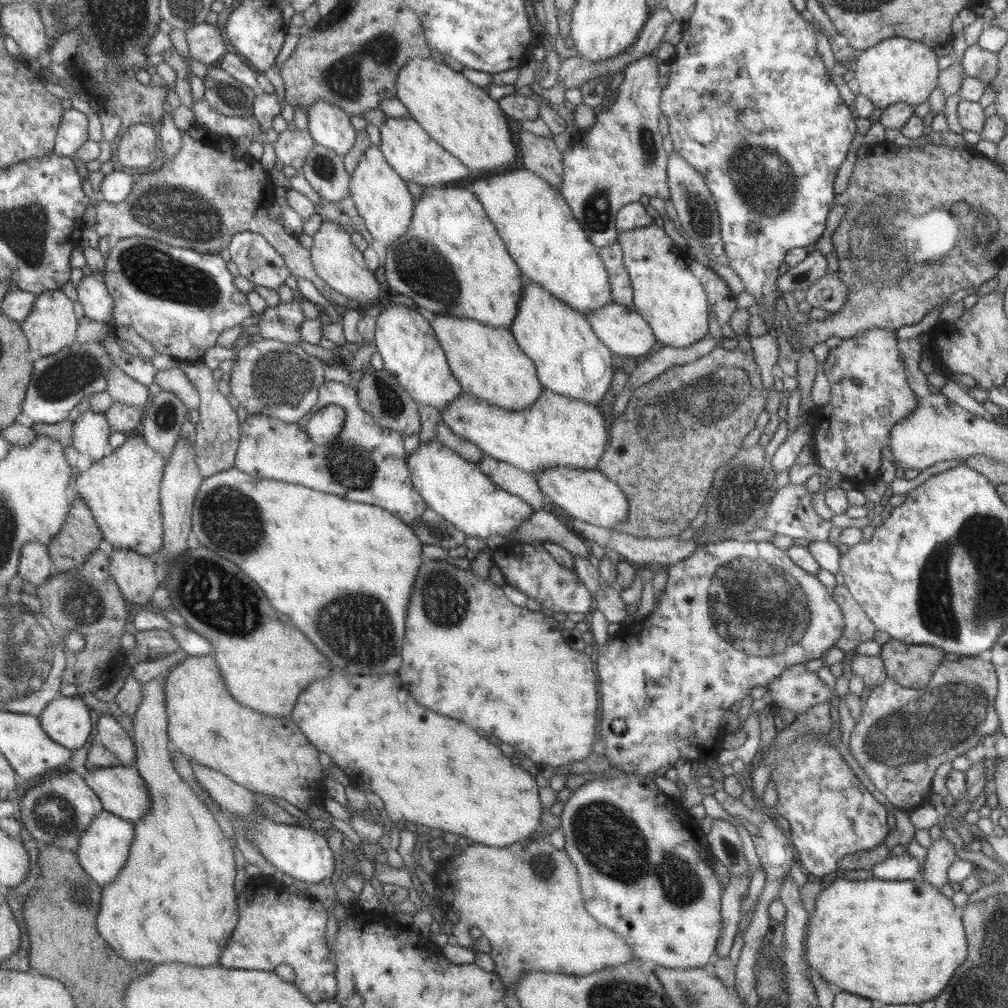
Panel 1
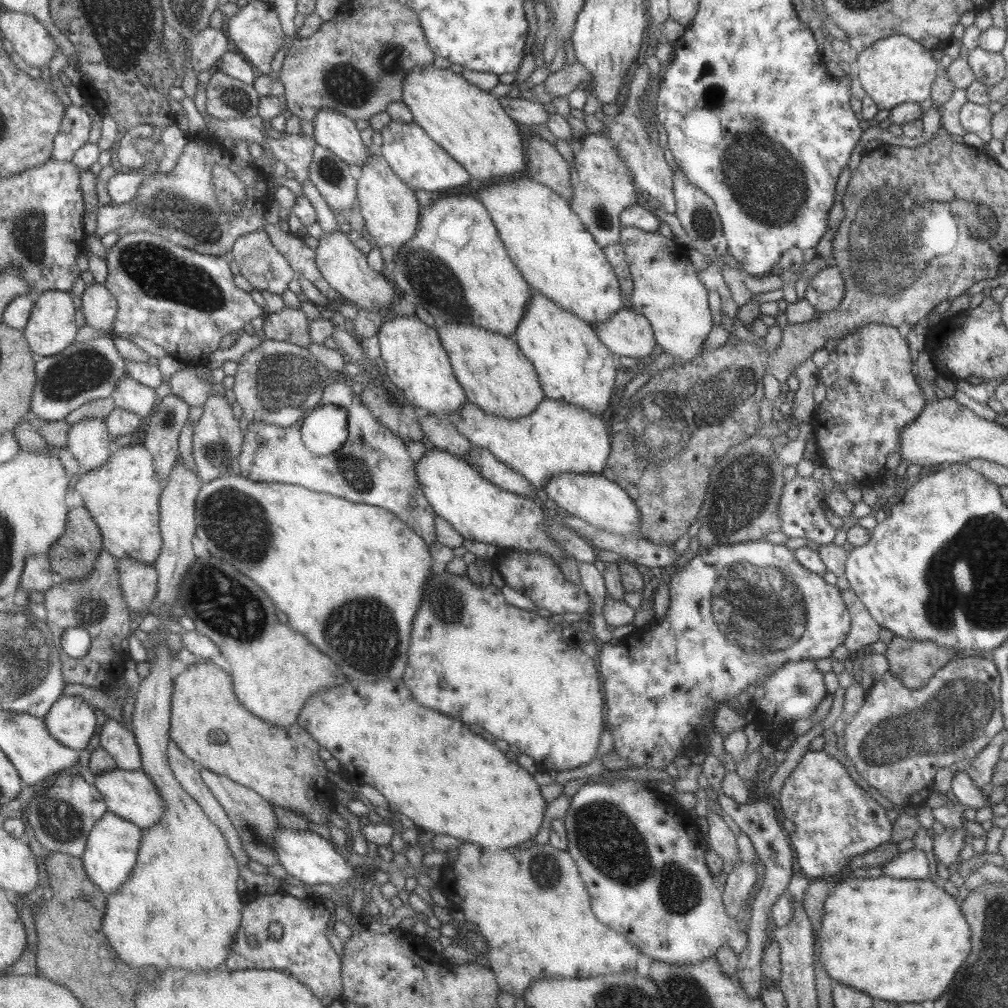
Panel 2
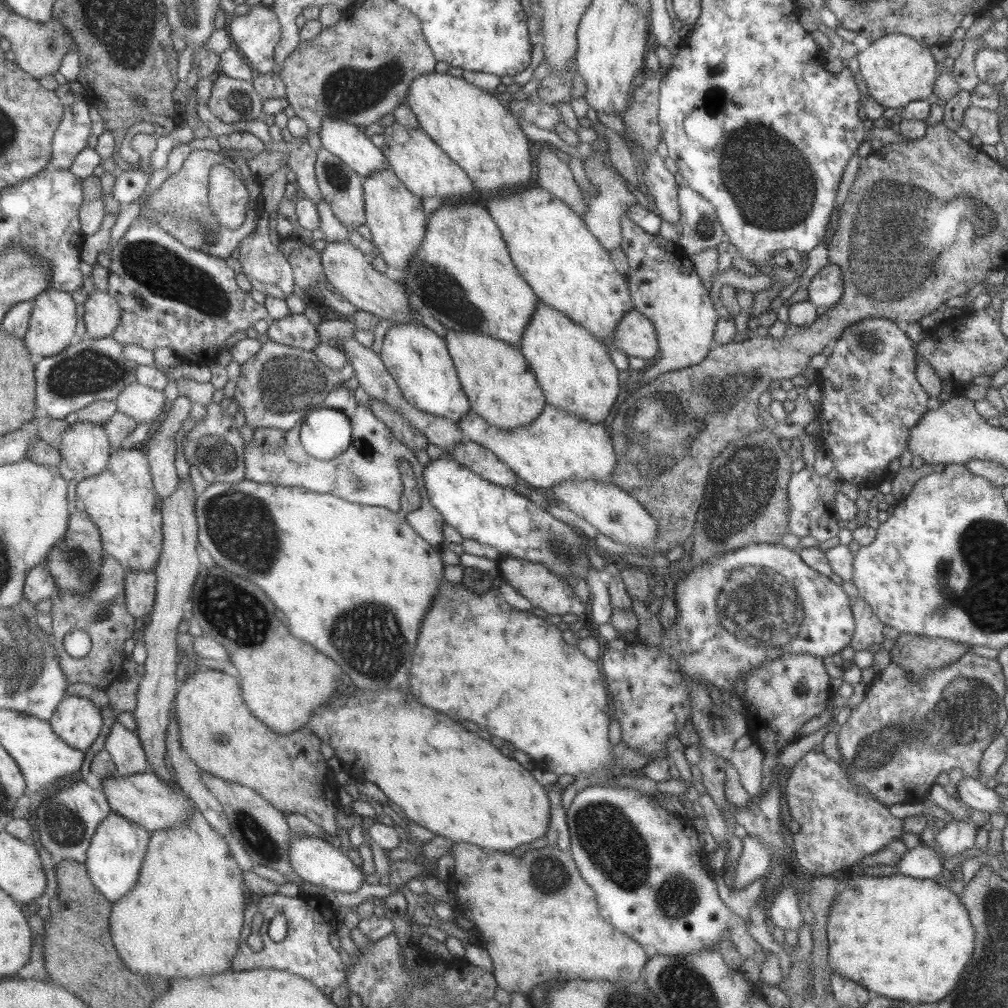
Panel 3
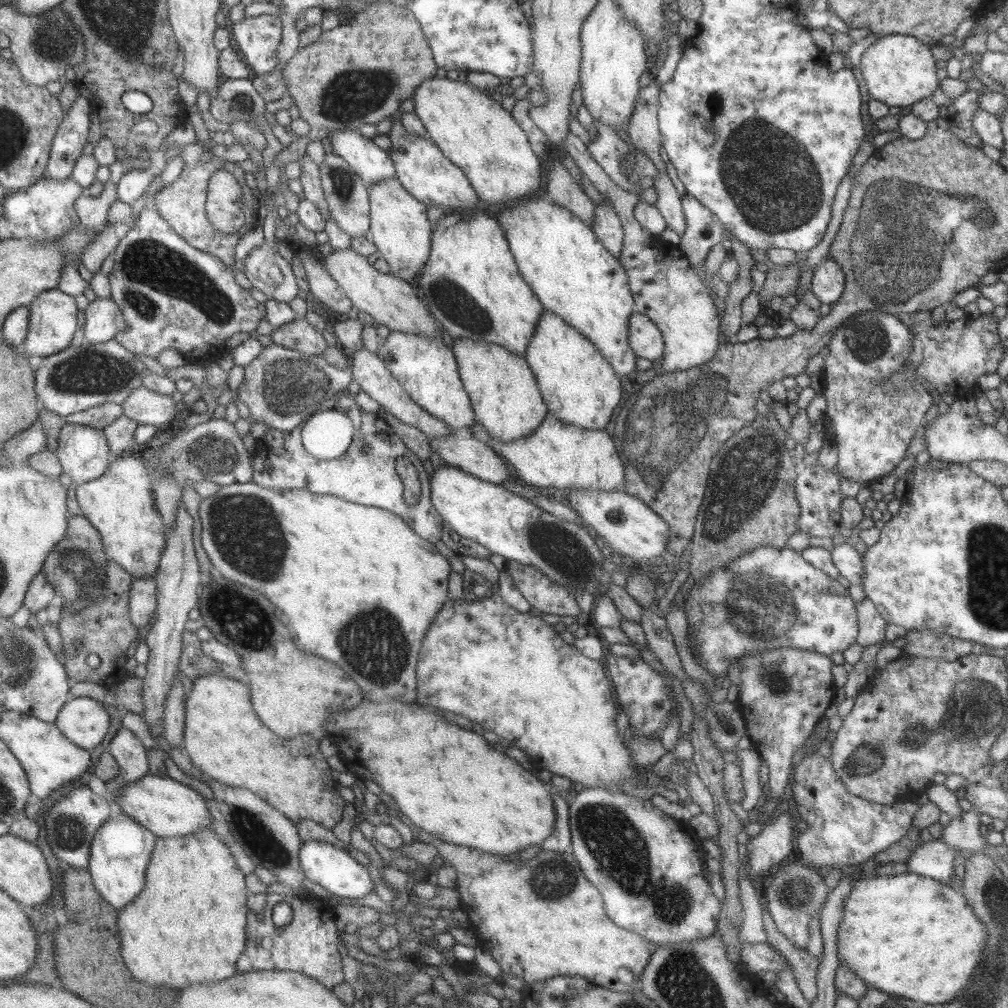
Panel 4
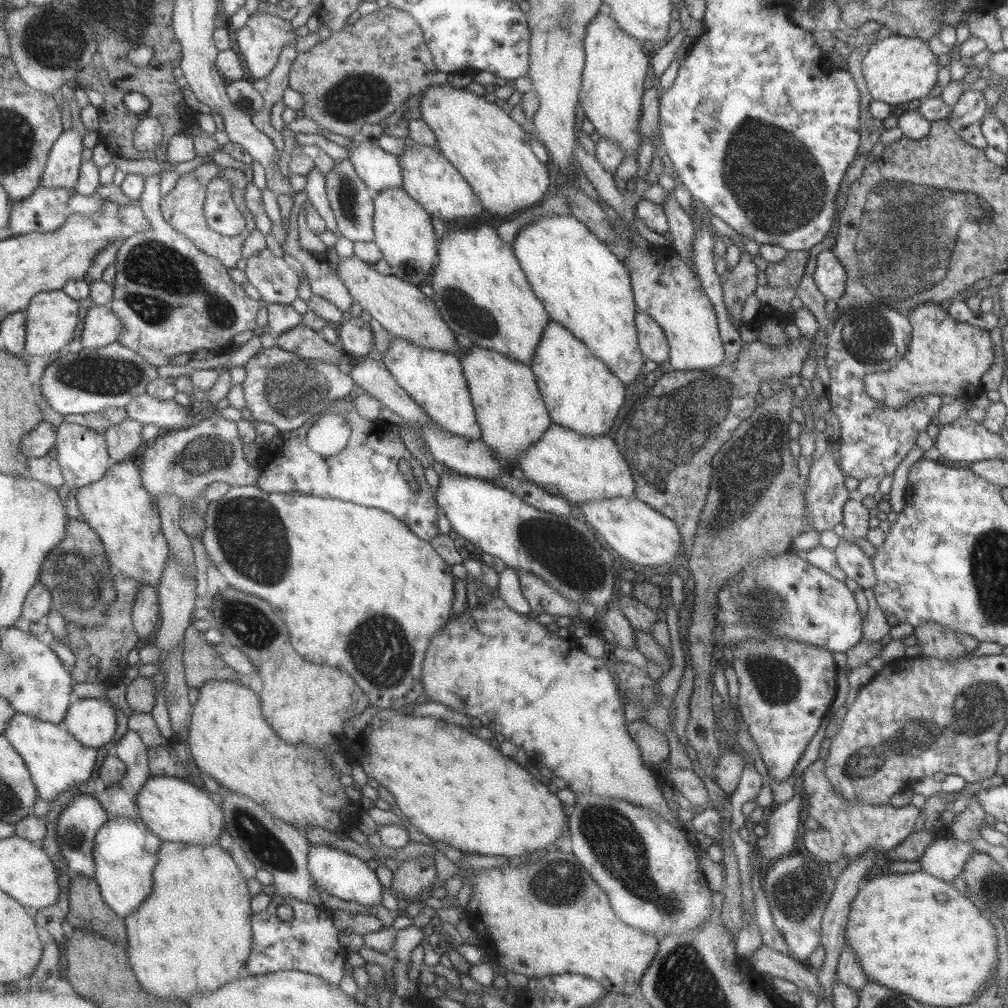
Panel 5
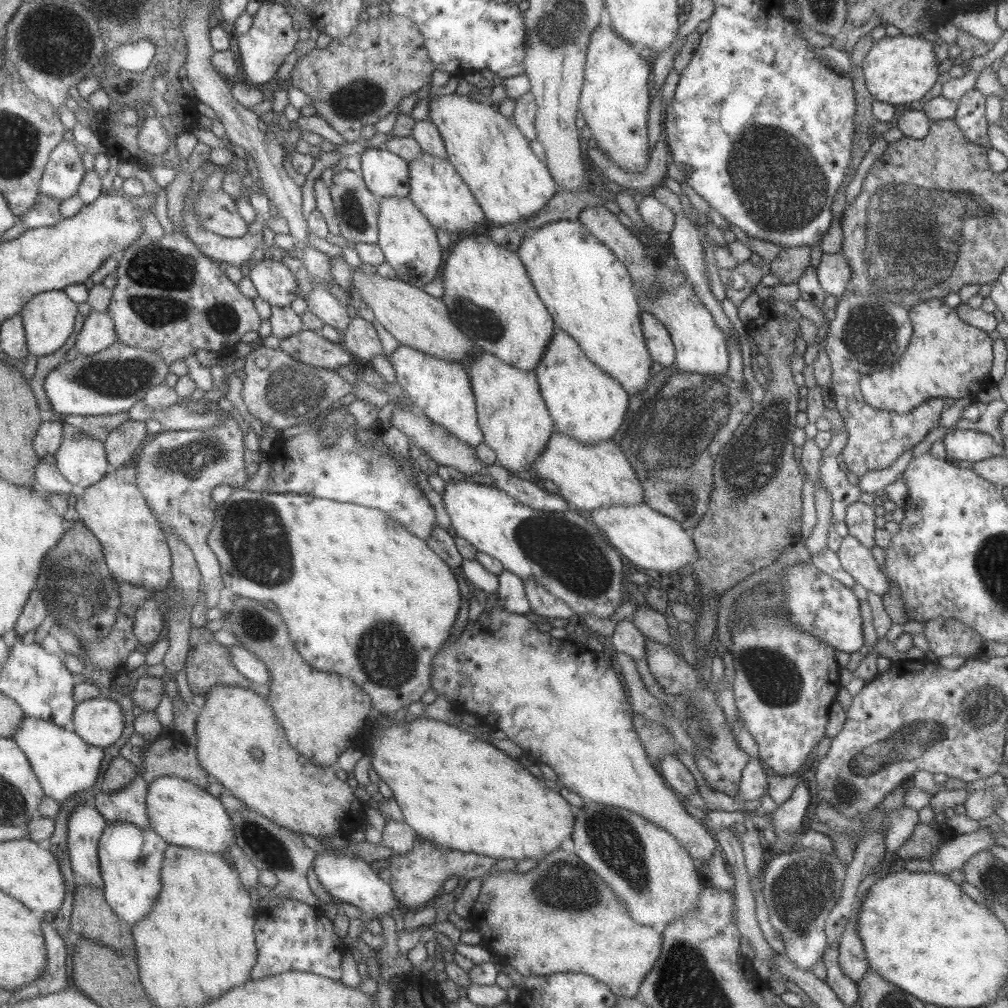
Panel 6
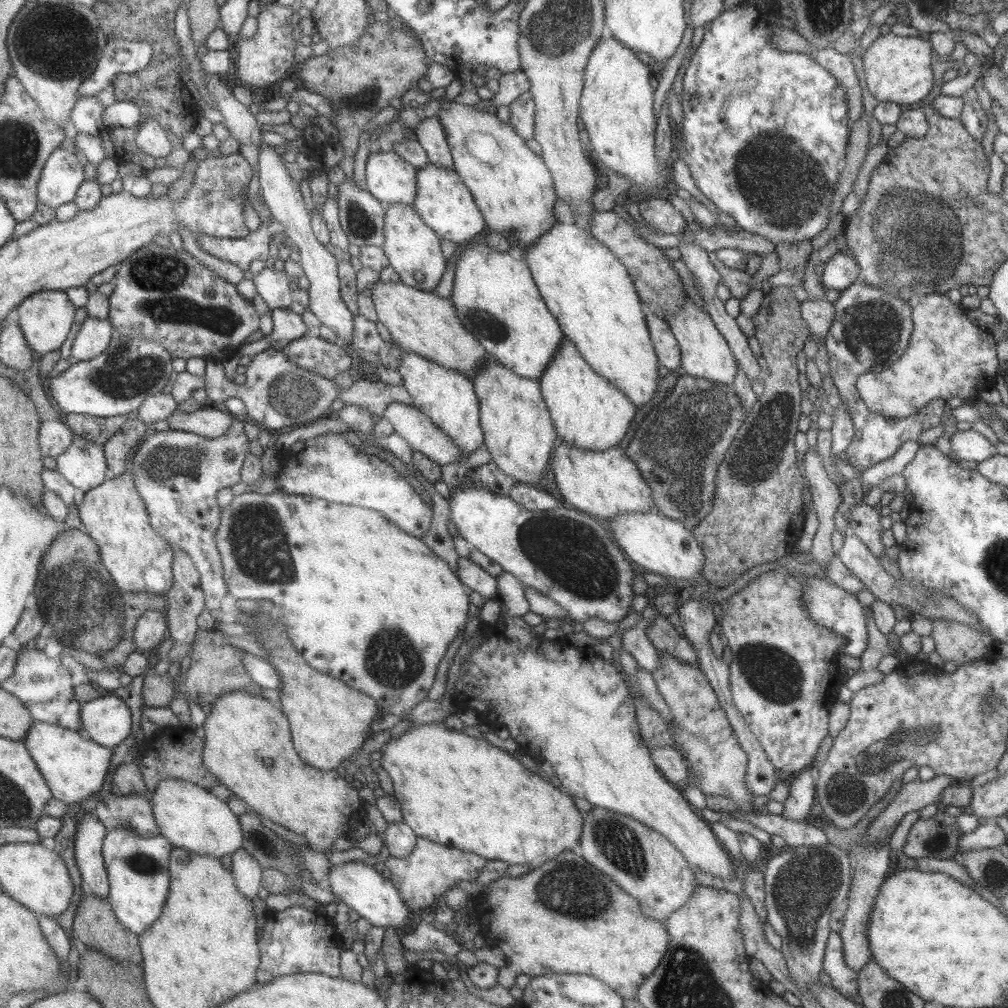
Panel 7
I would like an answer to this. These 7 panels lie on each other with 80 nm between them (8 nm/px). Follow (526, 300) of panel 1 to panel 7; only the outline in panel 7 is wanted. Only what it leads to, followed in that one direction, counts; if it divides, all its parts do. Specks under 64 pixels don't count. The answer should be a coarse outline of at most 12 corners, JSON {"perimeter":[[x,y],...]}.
{"perimeter":[[565,336],[538,378],[557,437],[619,446],[635,405]]}

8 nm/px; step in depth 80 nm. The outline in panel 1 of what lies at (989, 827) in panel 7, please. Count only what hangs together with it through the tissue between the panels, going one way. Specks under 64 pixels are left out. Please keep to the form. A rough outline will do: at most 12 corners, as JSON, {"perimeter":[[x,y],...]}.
{"perimeter":[[907,852],[874,864],[872,878],[909,880],[921,876]]}

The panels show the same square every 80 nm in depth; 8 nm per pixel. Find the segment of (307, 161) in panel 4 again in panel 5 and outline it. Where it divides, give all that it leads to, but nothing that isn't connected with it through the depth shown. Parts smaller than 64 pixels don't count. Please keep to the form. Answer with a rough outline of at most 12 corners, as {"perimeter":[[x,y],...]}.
{"perimeter":[[312,167],[306,173],[304,192],[325,221],[337,232],[336,220],[326,197],[324,176]]}

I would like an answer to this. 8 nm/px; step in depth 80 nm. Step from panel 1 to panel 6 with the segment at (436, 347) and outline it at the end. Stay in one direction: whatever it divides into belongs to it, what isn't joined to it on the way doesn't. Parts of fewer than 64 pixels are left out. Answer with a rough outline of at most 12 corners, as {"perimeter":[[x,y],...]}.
{"perimeter":[[401,344],[395,382],[419,414],[483,442],[464,365]]}

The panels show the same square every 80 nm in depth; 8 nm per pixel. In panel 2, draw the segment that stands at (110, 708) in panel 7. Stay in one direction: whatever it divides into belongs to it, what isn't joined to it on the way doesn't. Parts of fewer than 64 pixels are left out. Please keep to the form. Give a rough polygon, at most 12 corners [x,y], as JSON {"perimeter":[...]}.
{"perimeter":[[63,694],[44,719],[61,744],[82,751],[97,732],[95,706]]}

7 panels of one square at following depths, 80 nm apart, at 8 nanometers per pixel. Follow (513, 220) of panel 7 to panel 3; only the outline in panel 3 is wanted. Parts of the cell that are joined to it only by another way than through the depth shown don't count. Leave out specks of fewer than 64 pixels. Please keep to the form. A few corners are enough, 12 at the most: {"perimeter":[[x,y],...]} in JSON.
{"perimeter":[[433,70],[418,127],[481,195],[531,176],[530,141],[495,93]]}

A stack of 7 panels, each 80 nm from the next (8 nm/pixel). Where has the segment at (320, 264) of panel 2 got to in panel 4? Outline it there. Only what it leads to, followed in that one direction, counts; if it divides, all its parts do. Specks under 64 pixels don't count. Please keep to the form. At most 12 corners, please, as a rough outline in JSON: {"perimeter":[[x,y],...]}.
{"perimeter":[[351,248],[321,257],[358,311],[441,339],[412,282]]}

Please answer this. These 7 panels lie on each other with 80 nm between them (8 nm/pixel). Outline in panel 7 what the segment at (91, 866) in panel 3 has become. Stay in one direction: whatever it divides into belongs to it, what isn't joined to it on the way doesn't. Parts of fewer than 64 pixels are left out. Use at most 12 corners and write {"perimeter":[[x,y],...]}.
{"perimeter":[[108,829],[108,899],[139,937],[159,920],[174,844]]}

